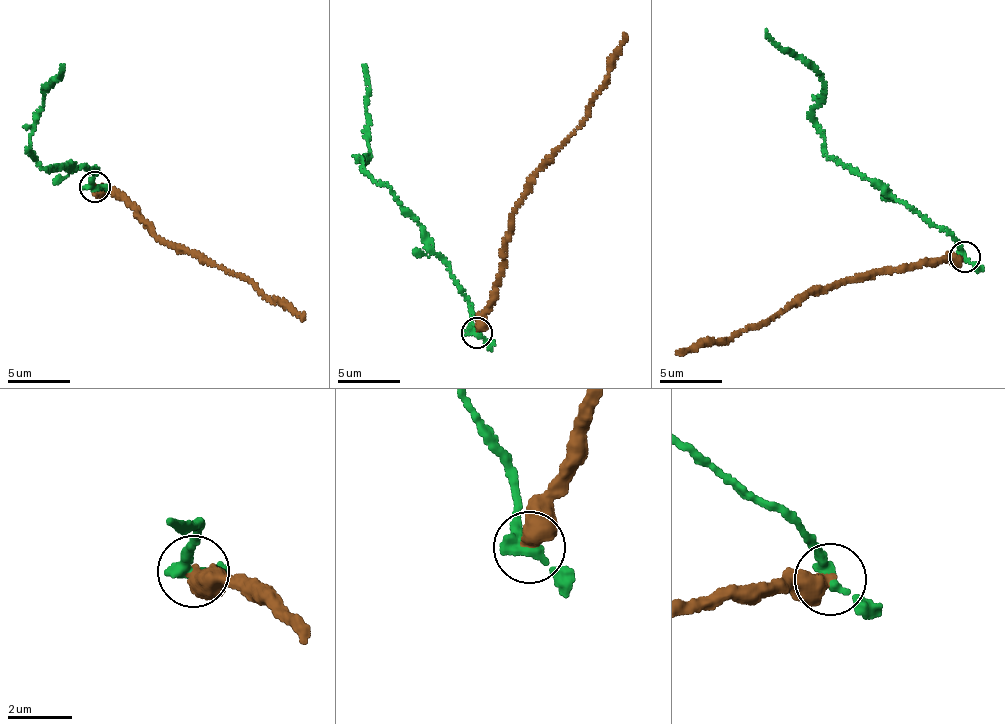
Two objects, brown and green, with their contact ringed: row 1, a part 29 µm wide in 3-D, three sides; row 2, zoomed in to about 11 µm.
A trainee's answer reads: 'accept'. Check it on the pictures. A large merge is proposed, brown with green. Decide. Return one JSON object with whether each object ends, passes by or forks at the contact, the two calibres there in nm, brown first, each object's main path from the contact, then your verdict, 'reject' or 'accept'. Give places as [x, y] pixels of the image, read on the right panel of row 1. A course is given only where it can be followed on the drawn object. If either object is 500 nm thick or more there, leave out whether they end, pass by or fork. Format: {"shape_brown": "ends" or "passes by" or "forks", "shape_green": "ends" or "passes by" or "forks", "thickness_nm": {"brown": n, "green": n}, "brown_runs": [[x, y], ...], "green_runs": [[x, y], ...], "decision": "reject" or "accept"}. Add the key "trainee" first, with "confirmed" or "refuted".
{"trainee": "refuted", "thickness_nm": {"brown": 500, "green": 360}, "brown_runs": [[965, 258], [847, 278], [801, 296], [725, 341], [704, 342], [676, 354]], "green_runs": [[965, 258], [946, 230], [837, 164], [813, 123], [813, 106], [825, 89], [822, 77], [766, 30]], "decision": "reject"}

